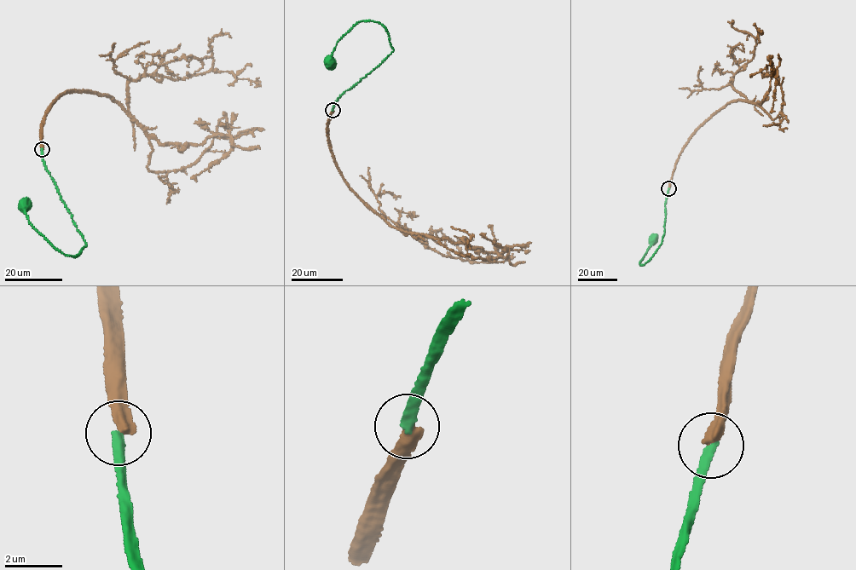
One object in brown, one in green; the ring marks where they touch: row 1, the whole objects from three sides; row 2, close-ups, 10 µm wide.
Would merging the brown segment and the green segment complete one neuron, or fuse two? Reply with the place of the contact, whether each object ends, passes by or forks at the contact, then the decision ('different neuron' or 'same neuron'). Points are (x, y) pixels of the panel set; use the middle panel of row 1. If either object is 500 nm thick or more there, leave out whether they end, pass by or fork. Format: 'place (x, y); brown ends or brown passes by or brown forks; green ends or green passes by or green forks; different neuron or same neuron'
place (332, 110); brown ends; green ends; different neuron

